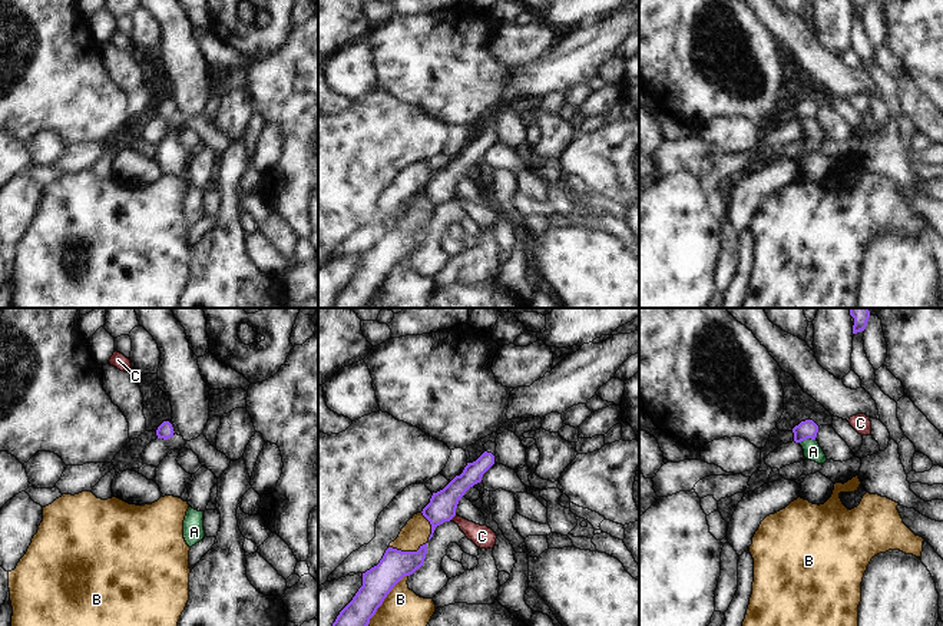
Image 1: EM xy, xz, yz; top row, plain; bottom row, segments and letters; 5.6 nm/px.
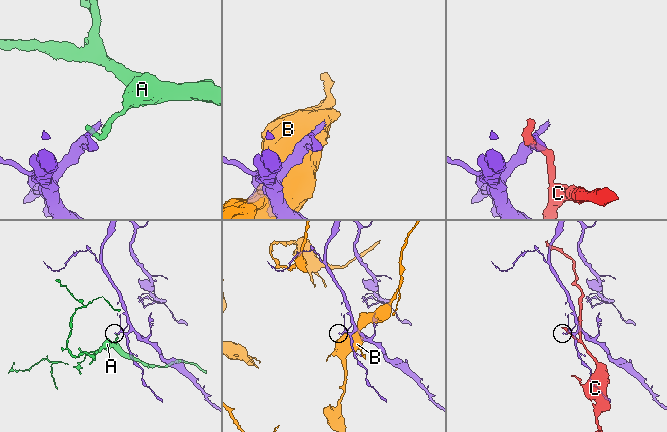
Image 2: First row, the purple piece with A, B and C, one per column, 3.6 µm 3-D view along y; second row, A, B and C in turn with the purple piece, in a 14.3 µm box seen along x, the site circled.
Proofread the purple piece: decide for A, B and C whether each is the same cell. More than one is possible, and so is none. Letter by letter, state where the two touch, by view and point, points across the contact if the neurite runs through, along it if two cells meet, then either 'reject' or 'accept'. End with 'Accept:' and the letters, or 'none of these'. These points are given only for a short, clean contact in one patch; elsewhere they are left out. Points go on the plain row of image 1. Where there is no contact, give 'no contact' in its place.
A: yz (807, 116) | along yz (814, 118), (806, 118), (800, 122) | reject
B: xz (384, 277) | reject
C: xz (453, 195) | along xz (456, 194), (450, 198) | reject
Accept: none of these

